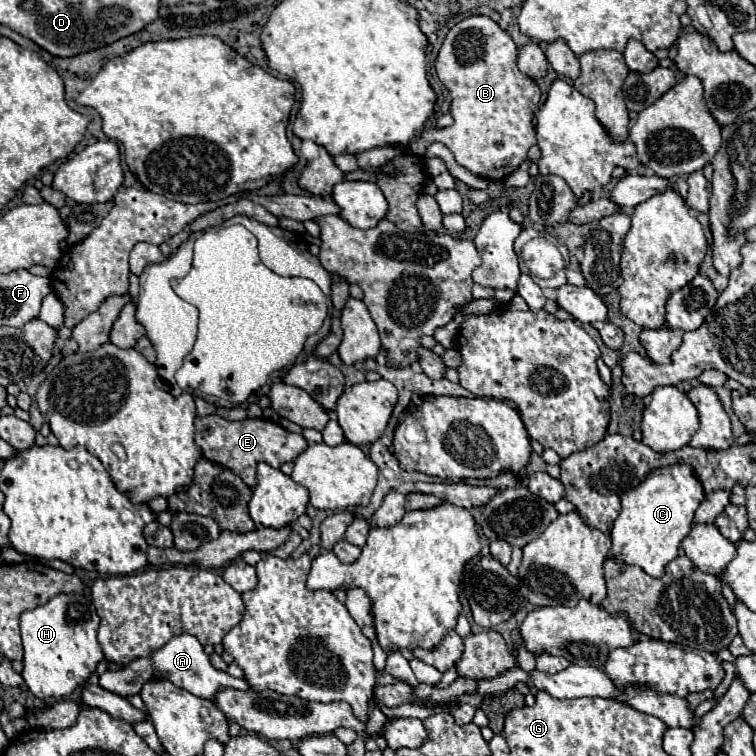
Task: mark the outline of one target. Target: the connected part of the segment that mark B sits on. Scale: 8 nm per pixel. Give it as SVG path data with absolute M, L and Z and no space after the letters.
M468 17L462 19L458 25L454 25L440 51L436 57L436 73L438 79L444 83L444 87L452 95L450 103L450 113L454 117L454 123L444 129L424 129L422 137L418 137L408 151L412 155L424 157L426 147L430 141L444 143L456 157L456 163L466 167L470 173L488 179L488 181L498 181L502 183L512 171L520 167L520 163L526 159L528 149L536 143L536 131L534 131L534 113L540 107L540 89L538 85L528 77L522 75L520 69L516 67L516 55L518 49L512 41L512 37L498 27L490 17Z

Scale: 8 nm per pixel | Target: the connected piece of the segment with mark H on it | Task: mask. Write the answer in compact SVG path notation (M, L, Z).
M62 593L52 597L46 605L24 611L20 615L20 631L24 645L22 677L32 695L42 701L64 699L82 687L104 659L102 647L96 639L100 617L86 595Z

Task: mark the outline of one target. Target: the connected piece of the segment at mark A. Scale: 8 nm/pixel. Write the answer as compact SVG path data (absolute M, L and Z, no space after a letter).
M192 635L172 637L164 647L152 651L148 657L134 659L132 663L124 665L124 667L108 669L106 673L100 675L100 685L106 691L114 691L116 695L130 697L130 695L138 695L142 691L144 683L160 681L160 677L172 681L176 687L182 687L182 689L186 689L192 695L202 697L202 699L214 699L216 693L226 689L226 687L234 687L234 689L242 689L242 691L248 689L248 683L244 679L236 679L236 677L212 667L212 663L210 663L208 655L204 653L200 641L196 637L192 637Z

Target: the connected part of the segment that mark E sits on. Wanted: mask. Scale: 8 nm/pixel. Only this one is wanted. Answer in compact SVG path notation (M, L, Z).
M218 415L198 417L196 419L196 445L202 449L204 457L228 467L234 471L242 481L254 489L256 487L256 465L260 461L280 467L282 463L294 461L306 447L306 439L302 435L290 433L276 425L270 419L244 419L244 421L226 421Z

